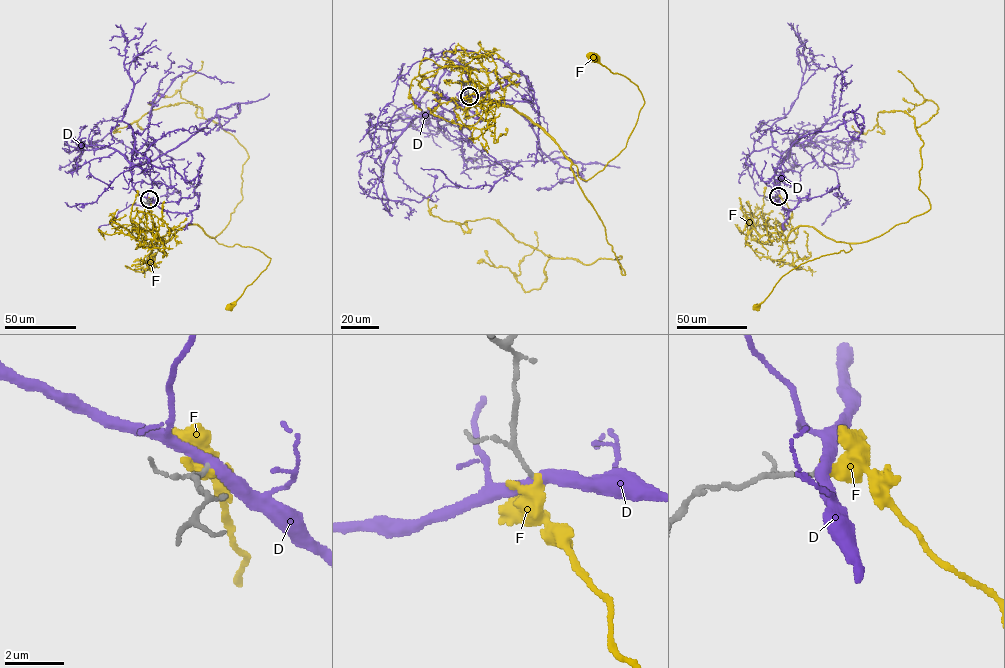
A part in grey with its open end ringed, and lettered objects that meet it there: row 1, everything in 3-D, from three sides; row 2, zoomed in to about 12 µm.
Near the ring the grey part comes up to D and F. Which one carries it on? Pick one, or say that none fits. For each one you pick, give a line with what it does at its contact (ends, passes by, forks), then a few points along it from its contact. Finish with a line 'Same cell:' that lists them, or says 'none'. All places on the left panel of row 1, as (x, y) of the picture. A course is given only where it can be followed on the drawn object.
D: it passes by | via (149, 199), (132, 186), (132, 167), (187, 141), (218, 109), (240, 103), (233, 117), (212, 117), (199, 126)
Same cell: D

